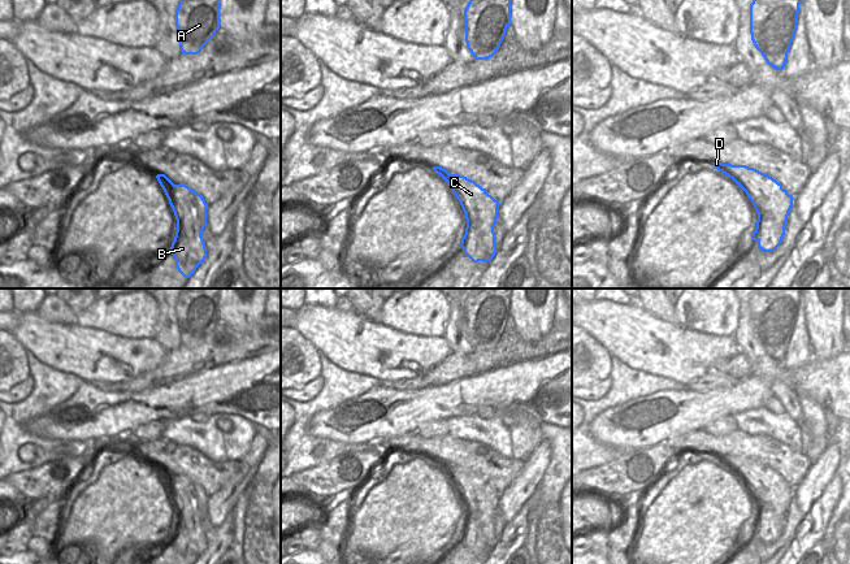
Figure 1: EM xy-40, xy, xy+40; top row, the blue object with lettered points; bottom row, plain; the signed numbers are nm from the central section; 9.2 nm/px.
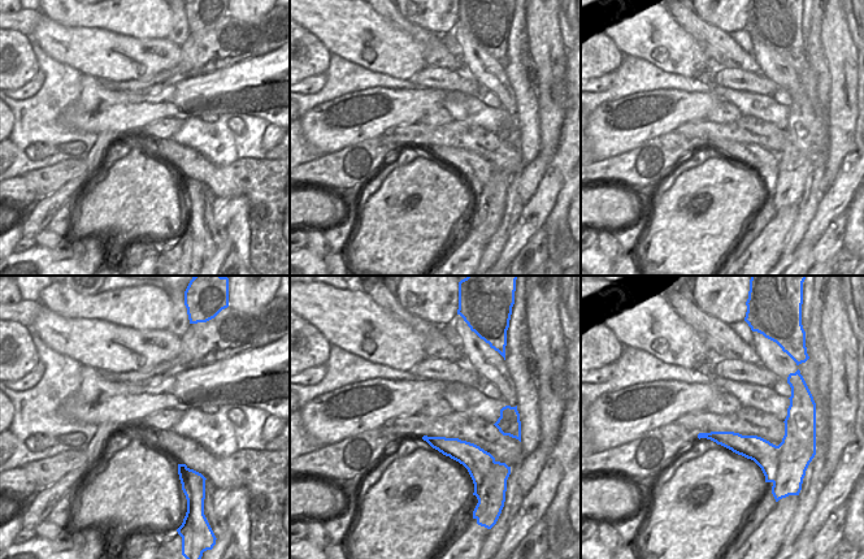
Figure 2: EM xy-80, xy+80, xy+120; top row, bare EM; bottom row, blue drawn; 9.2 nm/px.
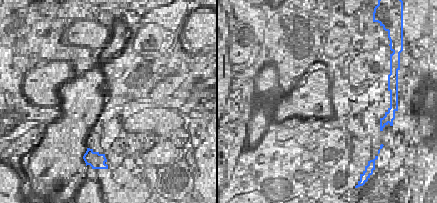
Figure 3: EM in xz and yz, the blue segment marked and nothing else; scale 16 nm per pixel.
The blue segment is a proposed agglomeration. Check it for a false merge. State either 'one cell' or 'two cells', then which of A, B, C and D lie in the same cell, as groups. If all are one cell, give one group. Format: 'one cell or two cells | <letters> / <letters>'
two cells | A B / C D

